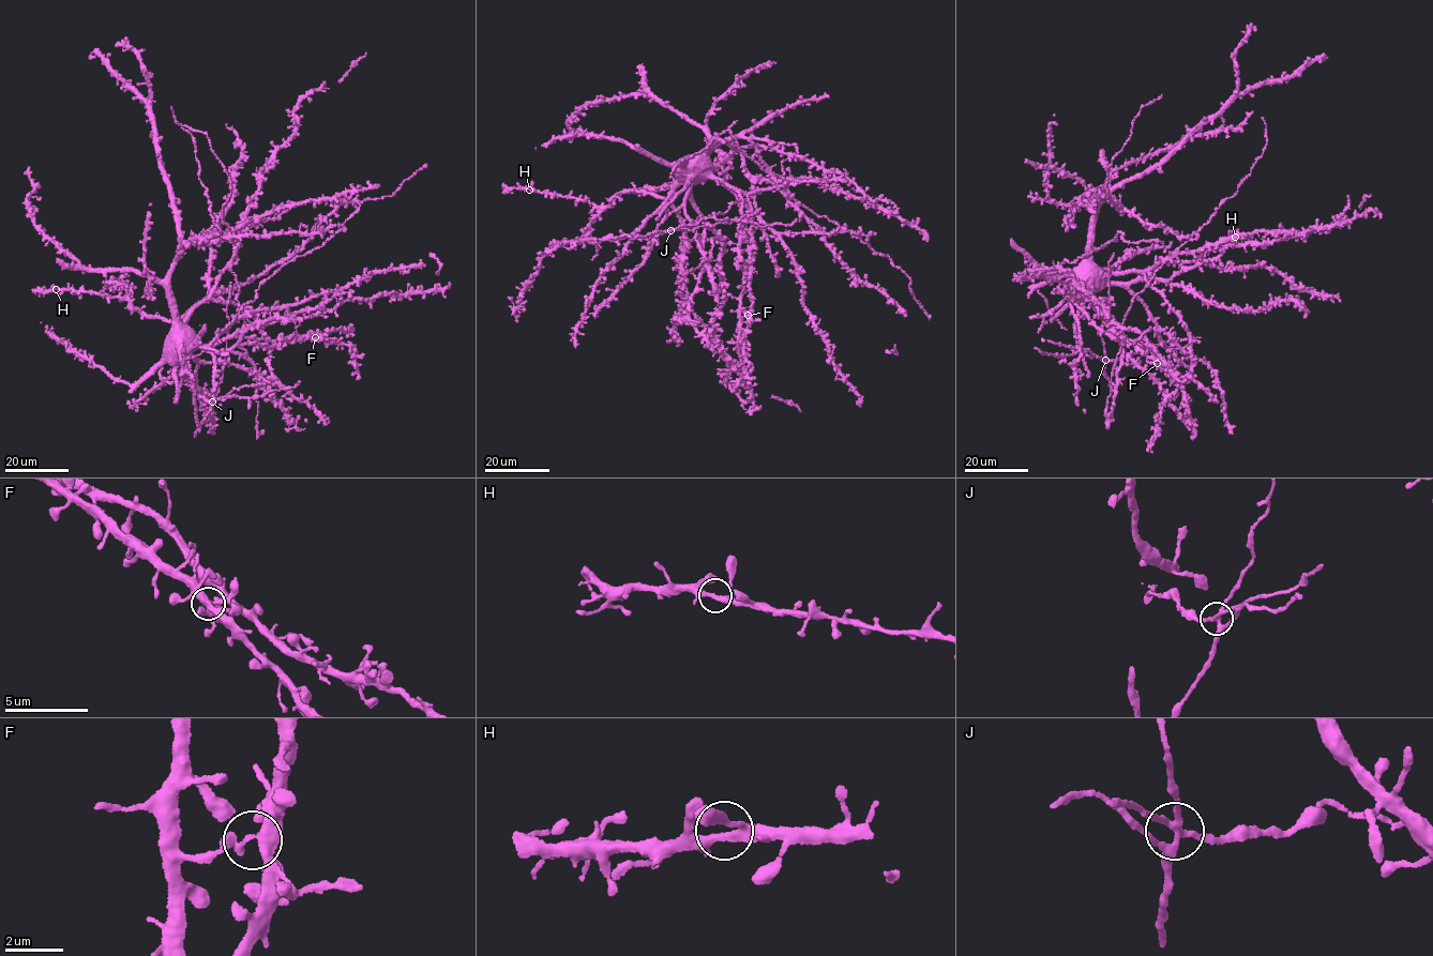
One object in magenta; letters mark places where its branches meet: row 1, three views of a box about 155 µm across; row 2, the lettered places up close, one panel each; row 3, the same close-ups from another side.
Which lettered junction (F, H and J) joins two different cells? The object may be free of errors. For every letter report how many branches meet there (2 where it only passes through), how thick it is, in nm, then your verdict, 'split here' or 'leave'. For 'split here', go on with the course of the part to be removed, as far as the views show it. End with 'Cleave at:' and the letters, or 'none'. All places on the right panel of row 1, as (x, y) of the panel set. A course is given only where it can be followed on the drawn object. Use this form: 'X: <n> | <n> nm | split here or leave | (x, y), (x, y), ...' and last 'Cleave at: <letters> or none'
F: 4 | 340 nm | leave
H: 4 | 240 nm | leave
J: 5 | 240 nm | split here | (1105, 360), (1129, 359), (1149, 343), (1157, 346), (1163, 342), (1200, 337)
Cleave at: J

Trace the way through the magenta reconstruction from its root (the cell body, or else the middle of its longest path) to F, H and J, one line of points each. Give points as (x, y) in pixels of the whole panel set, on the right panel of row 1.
F: (1077, 277), (1074, 279), (1081, 285), (1080, 293), (1090, 300), (1109, 328), (1135, 345), (1157, 363)
H: (1077, 277), (1095, 275), (1113, 283), (1132, 283), (1157, 263), (1194, 261), (1215, 245), (1235, 237)
J: (1077, 277), (1073, 281), (1075, 285), (1095, 301), (1130, 359), (1105, 360)

